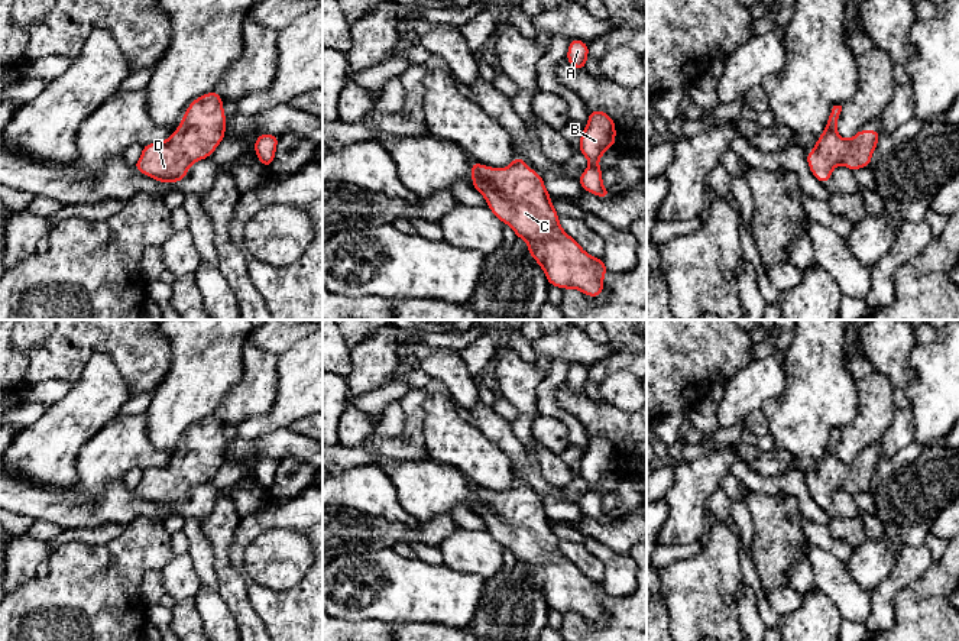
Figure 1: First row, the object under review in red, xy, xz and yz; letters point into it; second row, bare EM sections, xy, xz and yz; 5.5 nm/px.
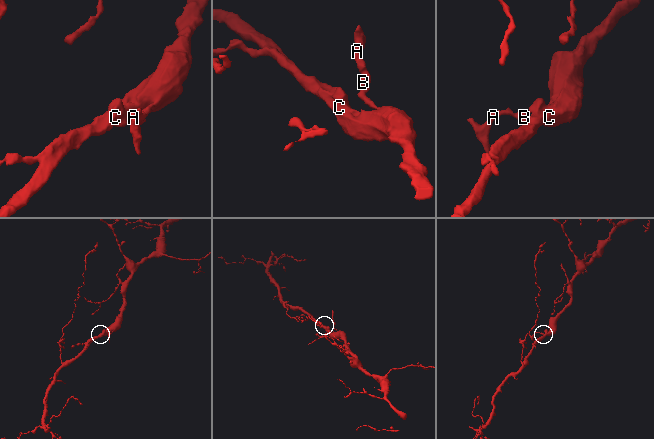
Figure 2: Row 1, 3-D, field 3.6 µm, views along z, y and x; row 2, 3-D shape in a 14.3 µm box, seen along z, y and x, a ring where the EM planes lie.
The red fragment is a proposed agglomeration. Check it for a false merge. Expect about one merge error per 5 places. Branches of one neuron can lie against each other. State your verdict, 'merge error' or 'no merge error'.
no merge error

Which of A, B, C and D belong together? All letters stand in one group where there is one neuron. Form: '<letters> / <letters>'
A B C D

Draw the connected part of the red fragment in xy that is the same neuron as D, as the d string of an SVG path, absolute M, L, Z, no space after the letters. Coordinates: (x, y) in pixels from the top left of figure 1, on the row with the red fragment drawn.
M216 91L194 100L172 136L161 143L145 145L133 166L159 182L184 179L188 168L195 161L208 158L226 136L221 101Z

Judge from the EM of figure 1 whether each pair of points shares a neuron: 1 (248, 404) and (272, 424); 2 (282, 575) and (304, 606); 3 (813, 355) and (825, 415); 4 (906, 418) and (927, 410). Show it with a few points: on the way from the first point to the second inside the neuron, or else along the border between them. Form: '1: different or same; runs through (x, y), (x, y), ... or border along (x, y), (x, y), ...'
1: different; border along (278, 384), (274, 404), (236, 427)
2: different; border along (307, 572), (285, 589), (258, 583)
3: same; runs through (816, 369), (820, 401)
4: different; border along (909, 407), (913, 414), (914, 440)

